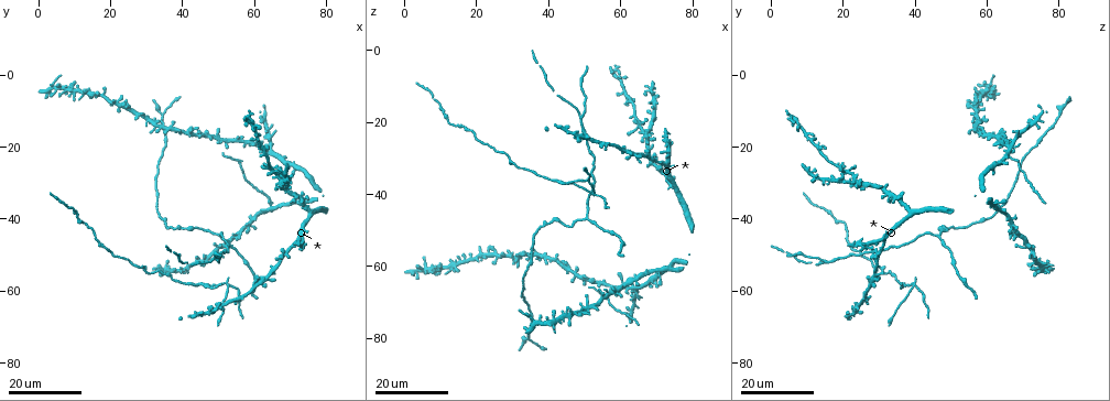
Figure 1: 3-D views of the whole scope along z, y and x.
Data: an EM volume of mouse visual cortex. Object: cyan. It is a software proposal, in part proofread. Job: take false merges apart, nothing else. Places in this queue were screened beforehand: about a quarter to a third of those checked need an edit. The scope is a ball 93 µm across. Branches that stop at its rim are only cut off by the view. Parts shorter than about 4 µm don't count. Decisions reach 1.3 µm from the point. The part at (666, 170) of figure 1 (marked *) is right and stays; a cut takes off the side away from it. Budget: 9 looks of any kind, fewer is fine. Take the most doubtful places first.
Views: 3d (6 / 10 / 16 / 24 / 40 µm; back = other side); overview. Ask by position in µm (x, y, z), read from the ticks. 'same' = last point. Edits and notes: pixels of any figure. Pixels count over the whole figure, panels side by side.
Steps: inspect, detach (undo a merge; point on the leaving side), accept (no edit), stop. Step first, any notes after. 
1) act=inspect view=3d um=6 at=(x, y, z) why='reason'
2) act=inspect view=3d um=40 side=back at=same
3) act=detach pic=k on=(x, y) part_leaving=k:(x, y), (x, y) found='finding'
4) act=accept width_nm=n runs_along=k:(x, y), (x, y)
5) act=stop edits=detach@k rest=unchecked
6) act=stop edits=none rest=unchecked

act=inspect view=3d um=16 at=(53.0, 58.5, 40.0) why='four arms meet'

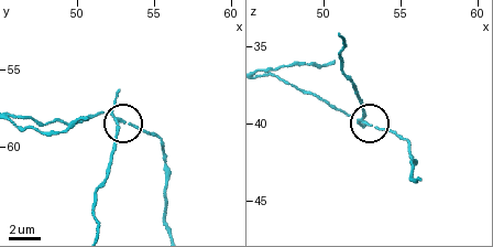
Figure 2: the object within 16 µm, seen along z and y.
act=inspect view=3d um=10 at=(52.8, 58.2, 40.0)

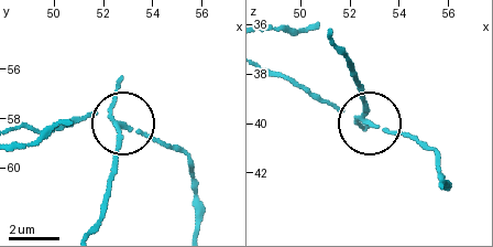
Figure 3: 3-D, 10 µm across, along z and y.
act=detach pic=3 on=(117, 154) side_arm_um=13 part_leaving=3:(111, 122), (118, 165), (97, 228) found='a second neuron is stuck on'

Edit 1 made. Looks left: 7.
act=inspect view=3d um=24 at=(34.5, 11.5, 80.5)

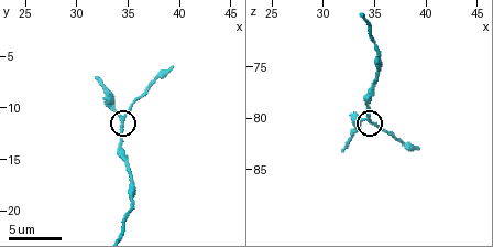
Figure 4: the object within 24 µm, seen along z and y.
act=inspect view=3d um=10 at=(34.4, 10.8, 80.0) why='closer look'

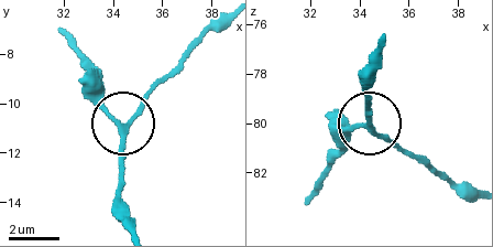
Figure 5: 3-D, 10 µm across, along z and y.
act=accept arms=3 found='all the same neuron'

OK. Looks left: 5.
act=inspect view=3d um=10 at=(46.2, 58.2, 36.8) why='two arms in line, one across'

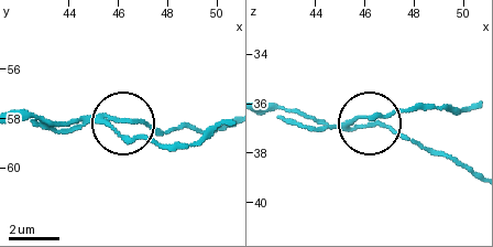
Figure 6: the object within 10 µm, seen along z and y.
act=inspect view=3d um=6 at=(46.2, 58.1, 36.9)

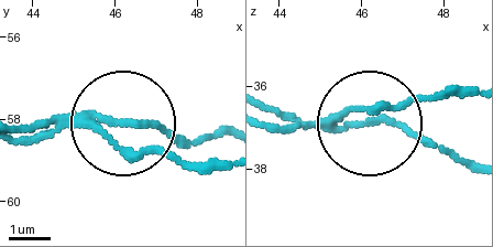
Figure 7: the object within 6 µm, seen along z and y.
act=detach pic=7 on=(131, 158) width_nm=140 part_leaving=7:(74, 124), (197, 165), (228, 165) found='a second neuron is stuck on'

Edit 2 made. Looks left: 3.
act=inspect view=3d um=24 at=(49.5, 51.5, 18.5) why='arms part here'

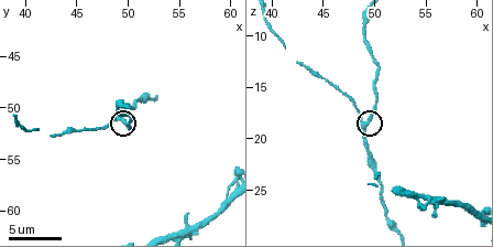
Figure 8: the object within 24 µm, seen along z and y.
act=inspect view=3d um=10 at=same

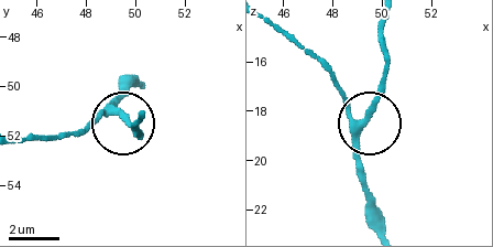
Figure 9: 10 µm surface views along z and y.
act=inspect view=3d um=6 at=(49.0, 51.0, 18.5)

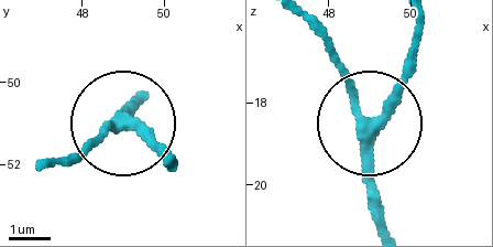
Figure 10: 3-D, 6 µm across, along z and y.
act=accept arms=3 found='continuous, no second neuron'

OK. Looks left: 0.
act=stop edits=detach@3,detach@7 rest=unchecked

